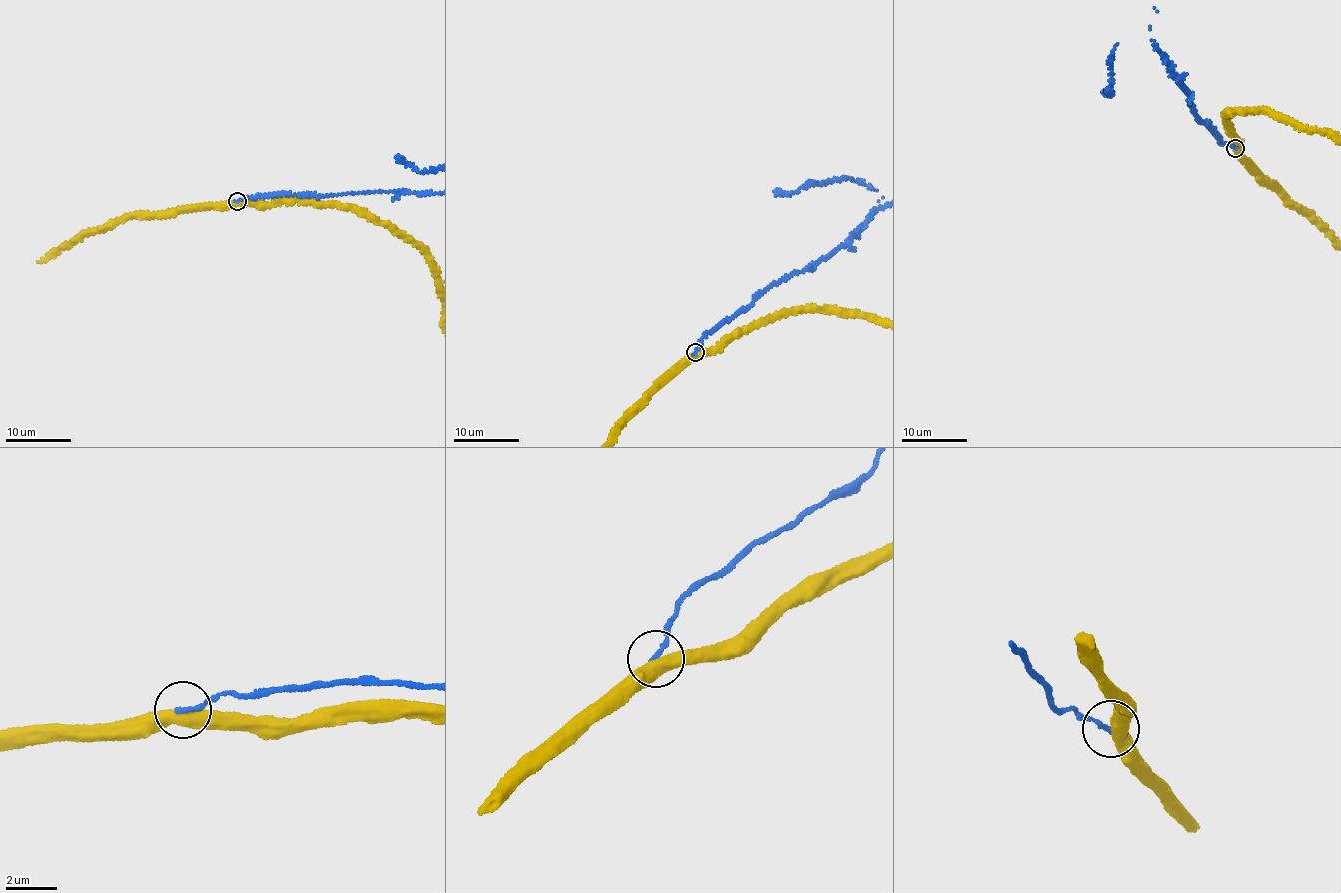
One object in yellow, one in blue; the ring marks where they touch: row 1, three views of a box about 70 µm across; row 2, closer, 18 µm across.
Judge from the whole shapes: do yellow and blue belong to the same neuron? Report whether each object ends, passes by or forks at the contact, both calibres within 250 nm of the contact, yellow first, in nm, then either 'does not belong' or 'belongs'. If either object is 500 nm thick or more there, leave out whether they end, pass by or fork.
yellow passes by; blue ends; calibres 480 and 200 nm; does not belong

